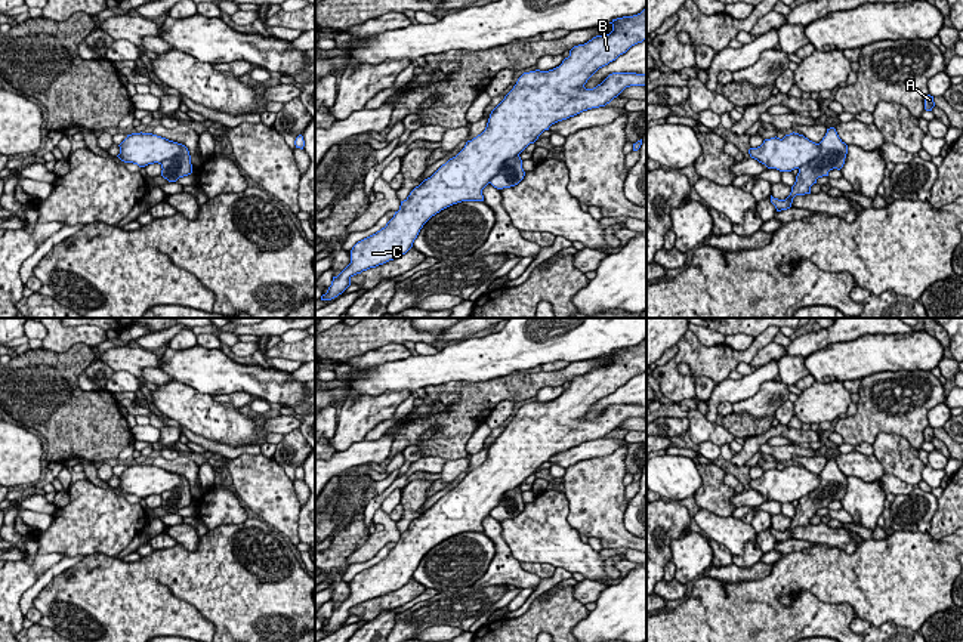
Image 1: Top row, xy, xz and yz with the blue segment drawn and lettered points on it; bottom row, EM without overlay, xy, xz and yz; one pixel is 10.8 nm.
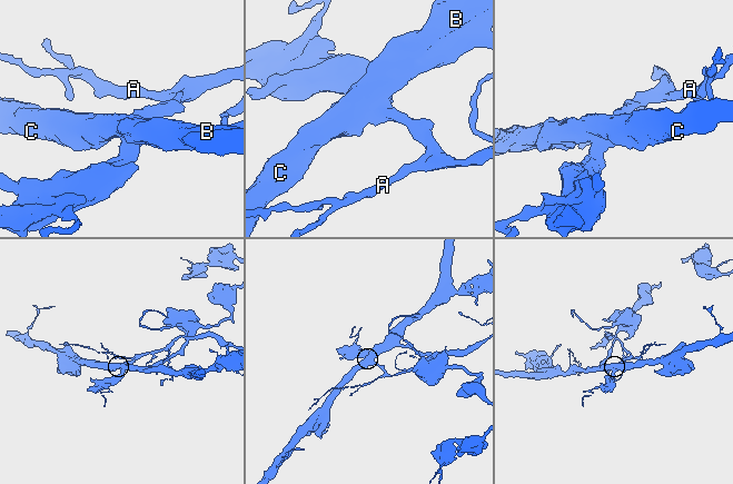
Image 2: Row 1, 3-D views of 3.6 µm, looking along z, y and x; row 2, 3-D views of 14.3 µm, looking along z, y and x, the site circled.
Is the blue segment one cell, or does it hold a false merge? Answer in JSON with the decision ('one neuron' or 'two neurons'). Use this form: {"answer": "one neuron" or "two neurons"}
{"answer": "two neurons"}

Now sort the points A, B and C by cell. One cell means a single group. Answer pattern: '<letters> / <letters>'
A / B C

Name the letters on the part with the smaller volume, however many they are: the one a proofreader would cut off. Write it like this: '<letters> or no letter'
A

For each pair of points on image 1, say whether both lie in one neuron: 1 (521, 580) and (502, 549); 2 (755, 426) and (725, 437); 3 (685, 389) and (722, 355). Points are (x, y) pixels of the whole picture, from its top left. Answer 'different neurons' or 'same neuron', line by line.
1: same neuron
2: different neurons
3: same neuron

